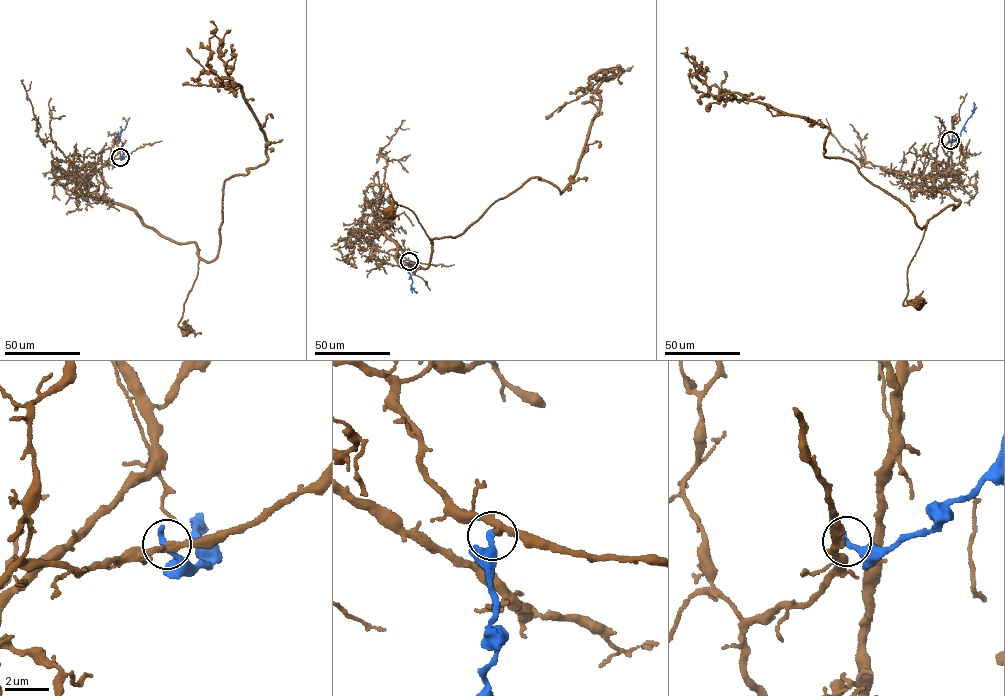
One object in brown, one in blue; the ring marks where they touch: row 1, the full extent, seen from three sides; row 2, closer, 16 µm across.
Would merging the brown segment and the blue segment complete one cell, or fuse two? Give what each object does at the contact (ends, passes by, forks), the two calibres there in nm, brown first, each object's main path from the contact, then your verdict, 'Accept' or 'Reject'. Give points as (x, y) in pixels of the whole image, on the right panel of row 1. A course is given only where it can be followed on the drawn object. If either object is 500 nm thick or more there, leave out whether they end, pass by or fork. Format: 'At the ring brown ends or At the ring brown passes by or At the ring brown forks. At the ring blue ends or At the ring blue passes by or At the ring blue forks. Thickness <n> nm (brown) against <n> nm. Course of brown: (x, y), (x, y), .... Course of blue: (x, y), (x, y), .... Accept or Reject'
At the ring brown passes by. At the ring blue ends. Thickness 280 nm (brown) against 360 nm. Course of brown: (950, 139), (943, 148), (952, 161), (934, 189), (959, 202), (927, 222), (908, 267), (902, 305), (919, 304). Course of blue: (950, 139), (959, 135), (972, 113), (974, 102). Reject

